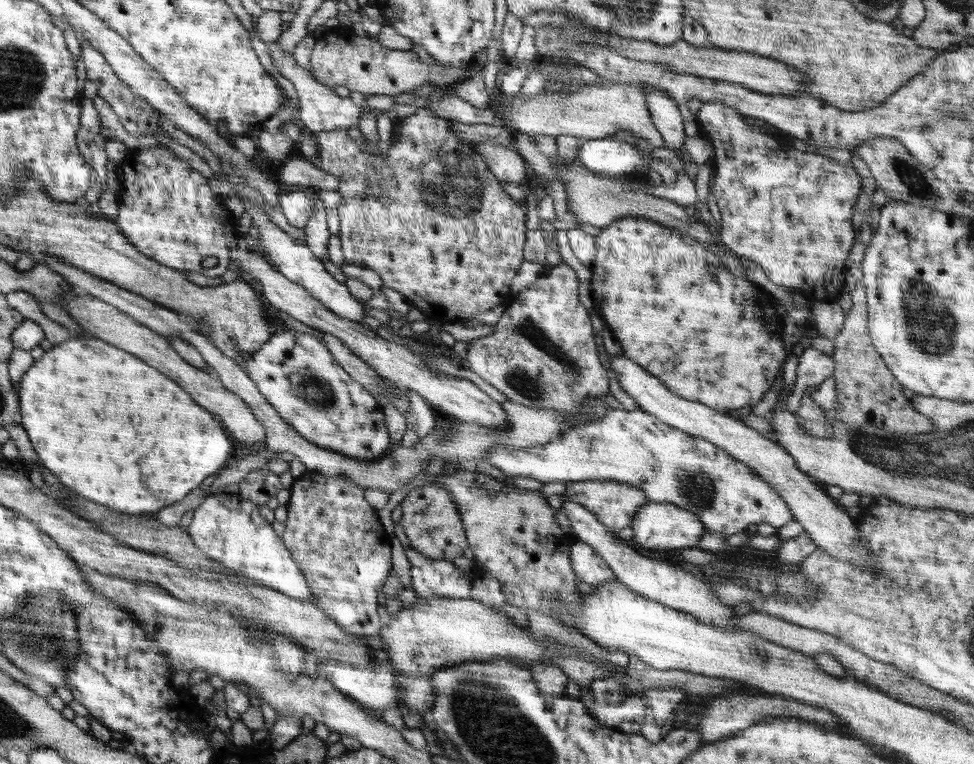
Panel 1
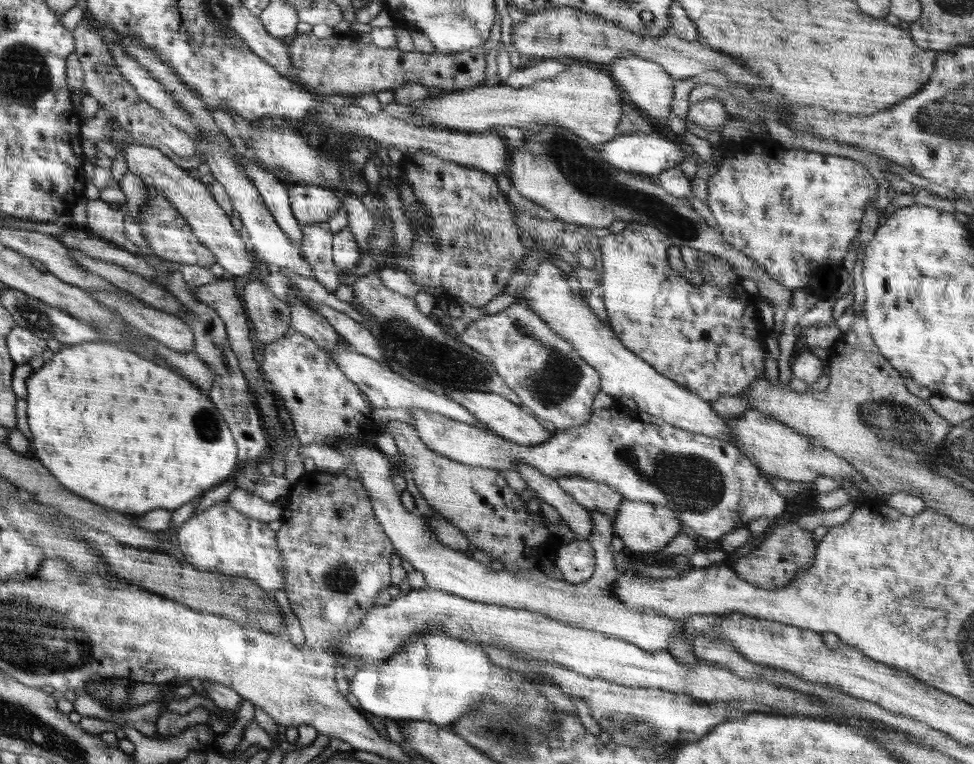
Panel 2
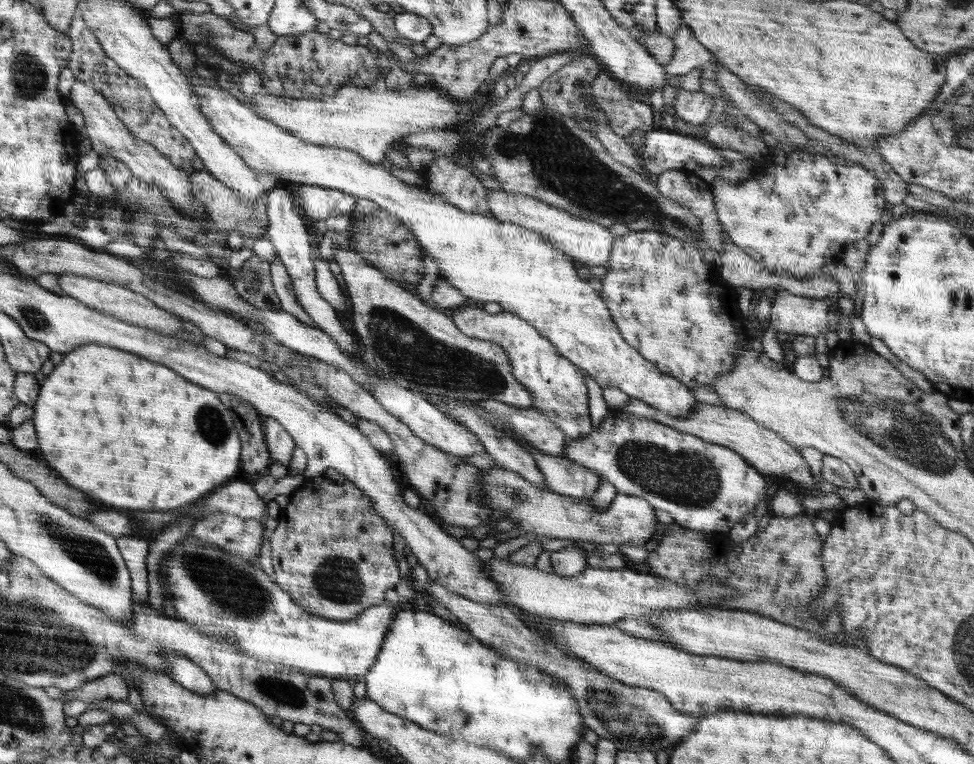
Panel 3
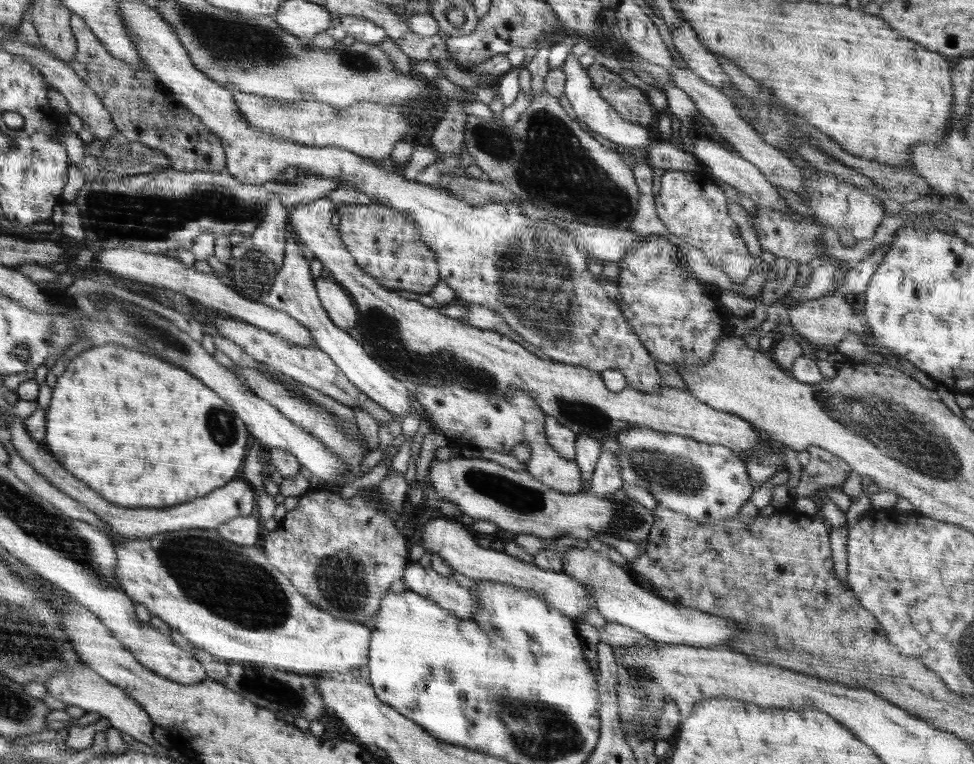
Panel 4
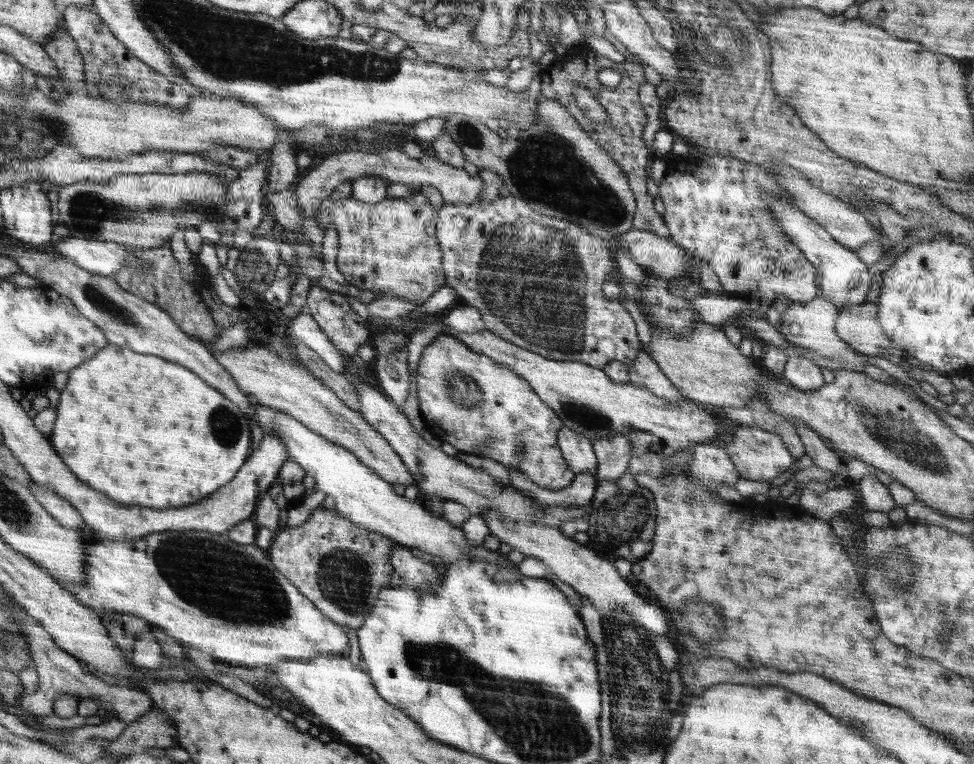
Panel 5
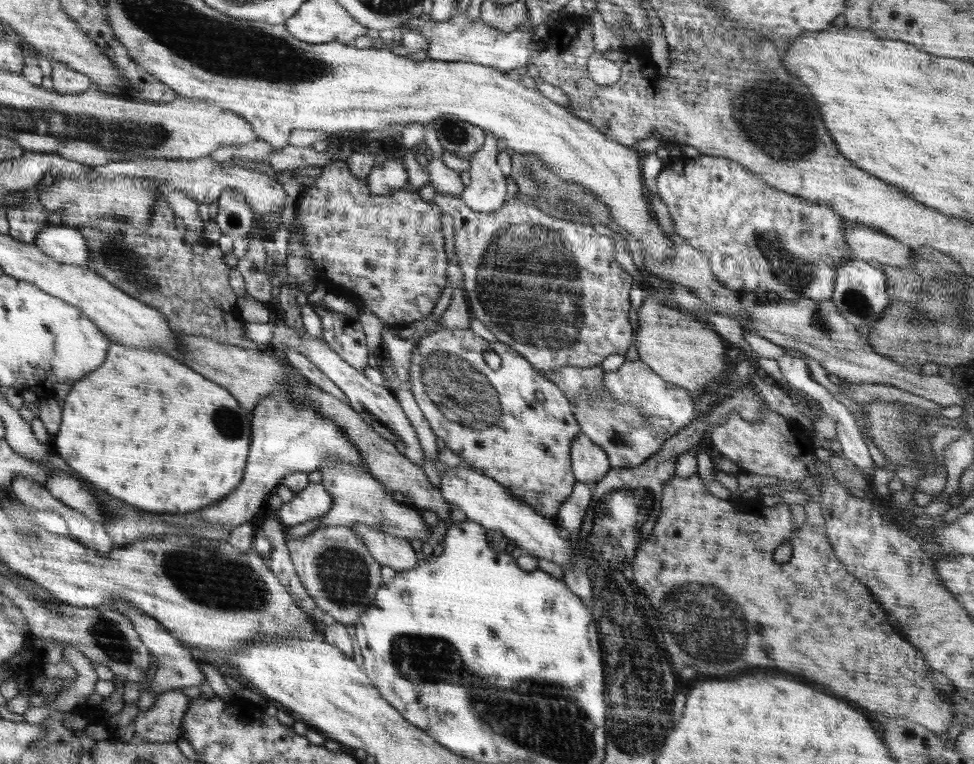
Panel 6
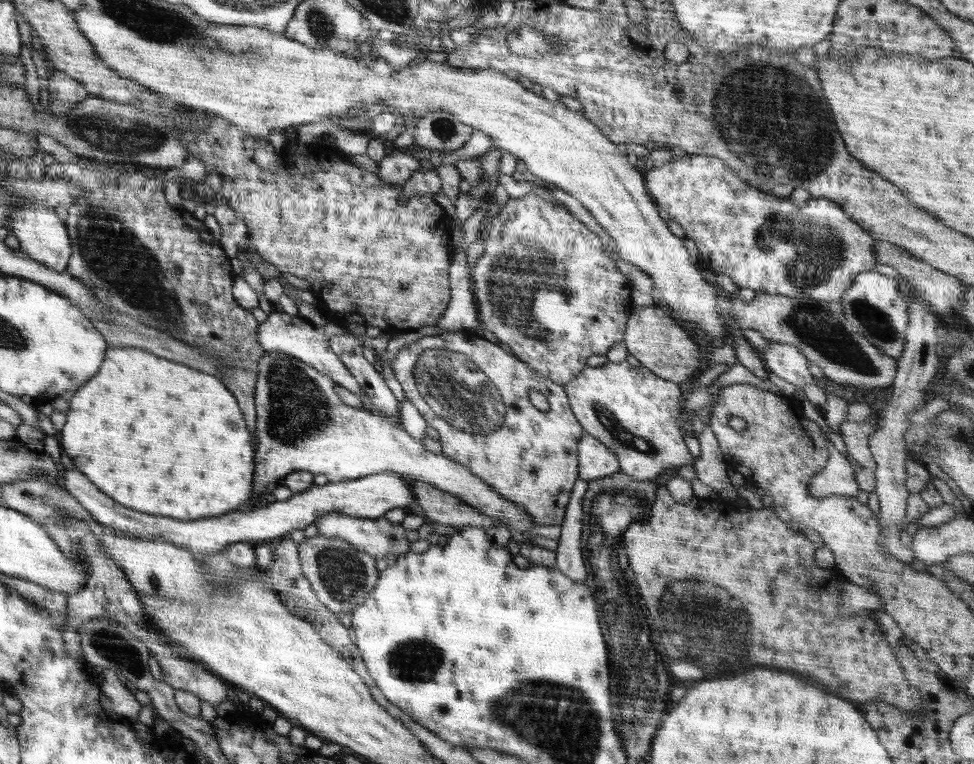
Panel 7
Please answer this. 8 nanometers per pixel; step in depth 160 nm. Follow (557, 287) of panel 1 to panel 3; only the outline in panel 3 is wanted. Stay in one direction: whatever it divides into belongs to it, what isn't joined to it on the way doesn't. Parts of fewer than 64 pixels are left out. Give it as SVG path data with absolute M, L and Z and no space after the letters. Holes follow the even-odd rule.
M479 306L458 307L454 308L452 315L454 324L460 332L463 332L470 338L479 338L501 346L506 351L506 356L510 360L514 379L518 383L524 385L530 393L532 393L532 407L538 409L540 413L544 413L562 433L566 435L567 440L578 440L578 438L586 438L592 432L592 425L589 416L589 398L587 396L587 388L584 381L582 369L576 364L571 363L566 357L563 357L558 349L543 337L529 322L517 316L517 314L502 311L496 314L486 312L486 309Z

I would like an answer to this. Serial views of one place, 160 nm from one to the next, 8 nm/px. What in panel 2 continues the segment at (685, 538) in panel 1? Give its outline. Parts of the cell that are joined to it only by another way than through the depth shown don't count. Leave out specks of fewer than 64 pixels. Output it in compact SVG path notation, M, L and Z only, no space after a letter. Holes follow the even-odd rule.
M623 499L614 519L614 535L620 537L630 554L635 552L659 552L681 533L681 520L674 510L664 506L651 505L649 502Z

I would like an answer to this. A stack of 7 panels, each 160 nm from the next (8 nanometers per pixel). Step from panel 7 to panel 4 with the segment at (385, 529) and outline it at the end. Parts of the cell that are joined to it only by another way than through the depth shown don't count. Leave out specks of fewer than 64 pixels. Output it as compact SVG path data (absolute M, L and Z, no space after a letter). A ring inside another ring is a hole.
M408 562L402 580L408 590L437 602L438 606L449 610L459 619L468 620L479 608L479 600L471 591L452 578L442 576L431 568L422 567L418 562Z

